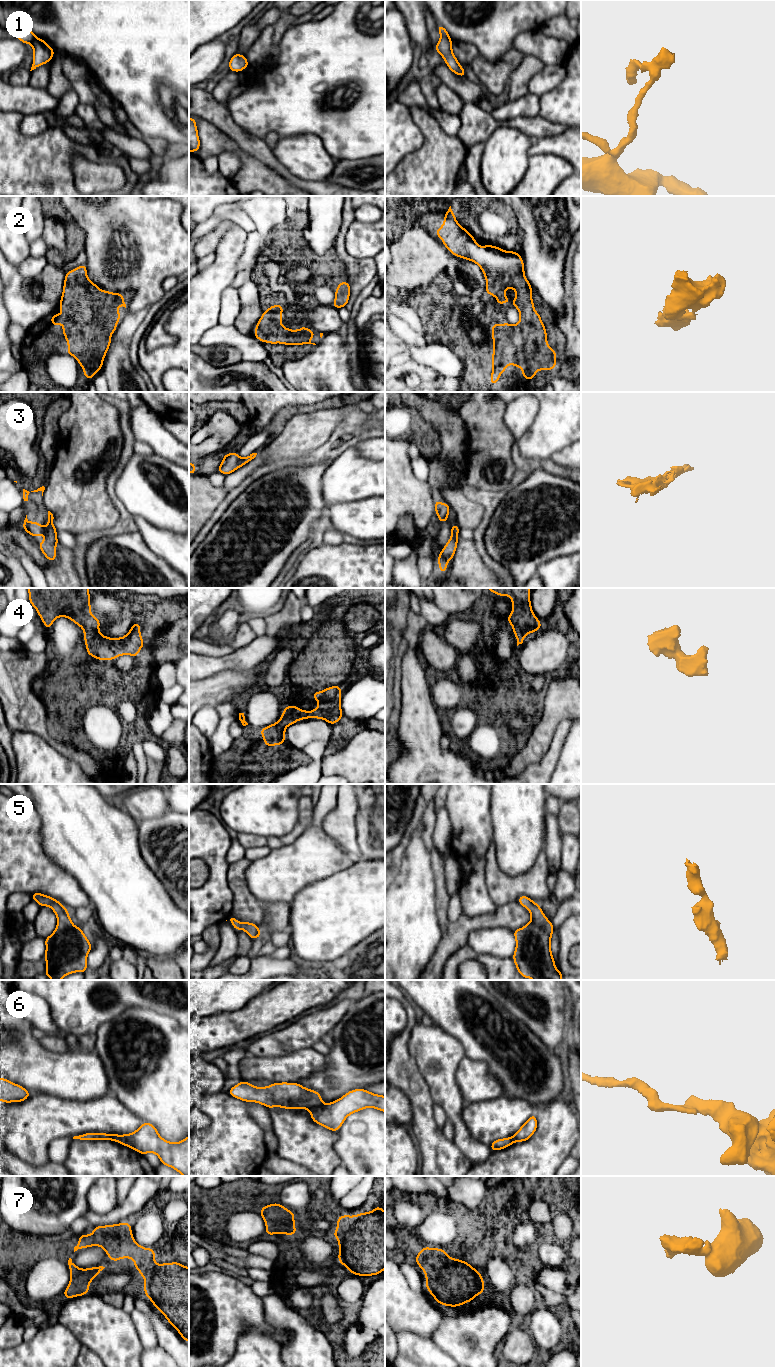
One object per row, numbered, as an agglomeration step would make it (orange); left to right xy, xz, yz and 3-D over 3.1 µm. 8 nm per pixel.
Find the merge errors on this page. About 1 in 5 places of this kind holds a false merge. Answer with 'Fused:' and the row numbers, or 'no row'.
Fused: 6

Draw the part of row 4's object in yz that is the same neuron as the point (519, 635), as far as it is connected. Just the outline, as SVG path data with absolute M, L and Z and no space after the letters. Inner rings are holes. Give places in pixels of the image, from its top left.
M488 588L498 596L510 596L513 610L507 622L512 625L517 639L517 646L523 643L528 633L534 633L542 627L538 618L533 614L529 597L530 588Z

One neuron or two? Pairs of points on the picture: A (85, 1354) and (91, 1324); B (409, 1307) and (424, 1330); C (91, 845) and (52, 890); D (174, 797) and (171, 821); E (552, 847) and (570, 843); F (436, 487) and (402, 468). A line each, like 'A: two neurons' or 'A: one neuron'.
A: two neurons
B: one neuron
C: two neurons
D: two neurons
E: two neurons
F: two neurons

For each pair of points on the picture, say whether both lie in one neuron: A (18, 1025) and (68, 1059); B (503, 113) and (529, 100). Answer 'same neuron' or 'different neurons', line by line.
A: same neuron
B: same neuron

